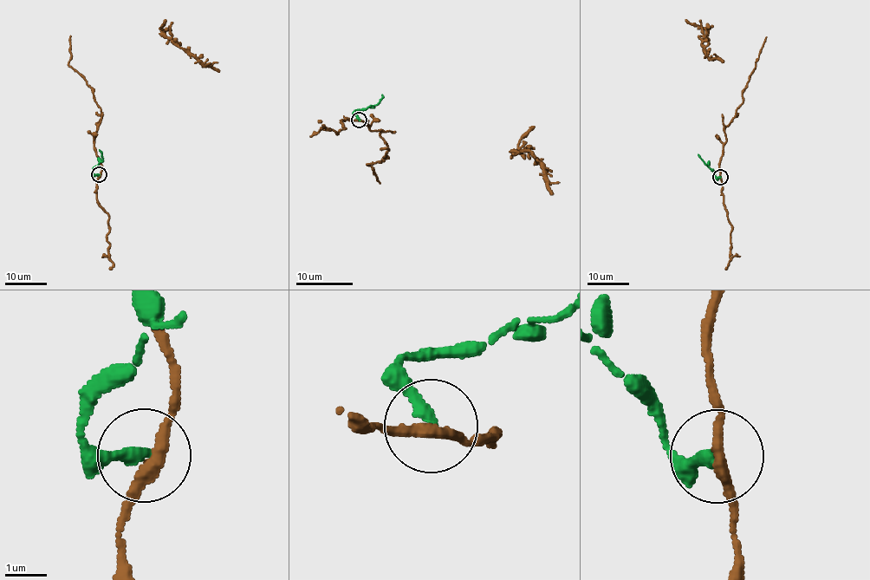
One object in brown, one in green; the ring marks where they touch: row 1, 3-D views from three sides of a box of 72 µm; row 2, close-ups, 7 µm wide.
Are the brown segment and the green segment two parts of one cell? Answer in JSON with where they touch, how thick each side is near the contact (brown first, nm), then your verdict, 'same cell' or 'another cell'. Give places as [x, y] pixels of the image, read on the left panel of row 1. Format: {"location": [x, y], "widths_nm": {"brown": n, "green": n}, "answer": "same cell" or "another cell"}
{"location": [99, 174], "widths_nm": {"brown": 280, "green": 280}, "answer": "same cell"}

